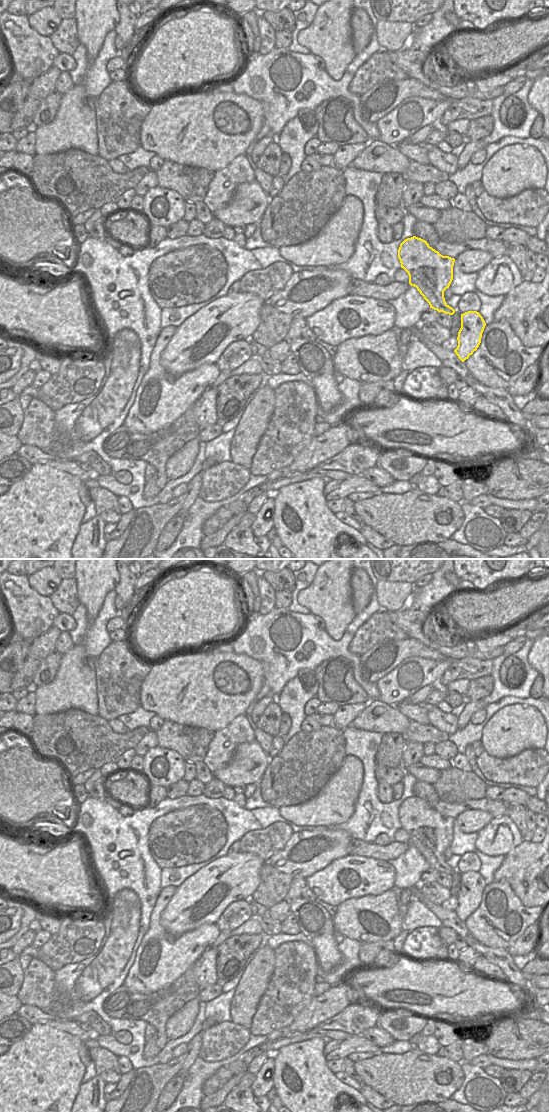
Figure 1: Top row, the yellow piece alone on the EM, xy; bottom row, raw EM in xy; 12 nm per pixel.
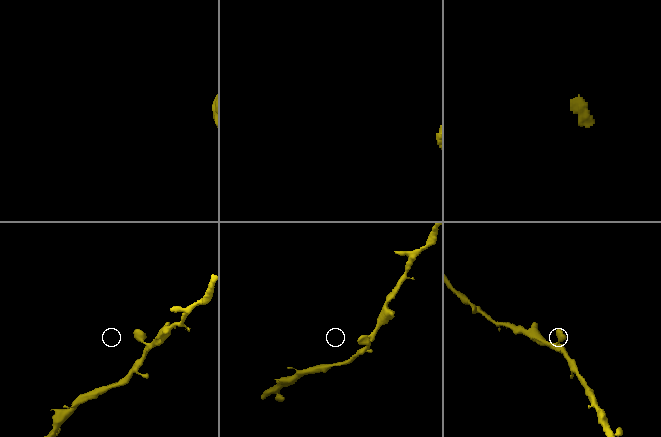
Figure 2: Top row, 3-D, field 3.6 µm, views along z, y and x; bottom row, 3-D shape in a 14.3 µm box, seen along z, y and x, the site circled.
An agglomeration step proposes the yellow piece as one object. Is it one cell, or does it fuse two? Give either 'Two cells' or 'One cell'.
One cell

